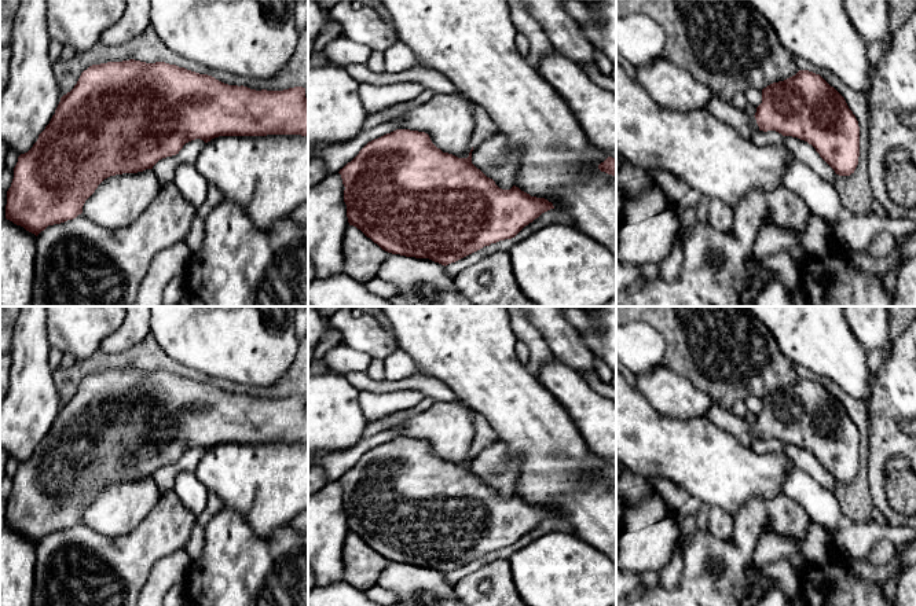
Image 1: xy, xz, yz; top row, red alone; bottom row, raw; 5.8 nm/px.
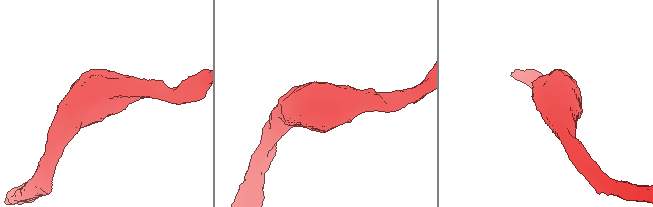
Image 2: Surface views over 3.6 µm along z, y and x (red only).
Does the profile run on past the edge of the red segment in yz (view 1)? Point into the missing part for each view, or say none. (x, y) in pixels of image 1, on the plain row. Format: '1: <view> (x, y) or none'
1: yz (740, 429)

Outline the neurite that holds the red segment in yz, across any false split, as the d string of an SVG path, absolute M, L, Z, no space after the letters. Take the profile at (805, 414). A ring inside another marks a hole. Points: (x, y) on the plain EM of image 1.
M799 378L795 383L763 396L762 411L756 415L754 425L734 415L730 409L723 409L715 404L707 411L706 418L747 448L752 448L758 438L776 438L783 444L805 448L839 484L850 484L858 473L858 429L844 405L820 382L813 379Z

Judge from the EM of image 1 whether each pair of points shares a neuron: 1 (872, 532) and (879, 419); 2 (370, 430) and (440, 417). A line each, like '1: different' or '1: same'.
1: different
2: different

